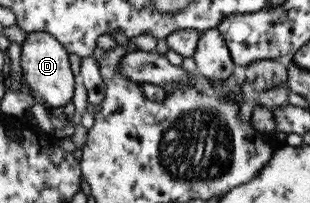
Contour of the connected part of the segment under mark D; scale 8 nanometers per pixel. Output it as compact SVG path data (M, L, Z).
M27 33L21 53L21 70L25 83L35 94L41 97L46 107L54 111L69 110L69 103L73 99L76 77L71 70L69 51L49 33Z

